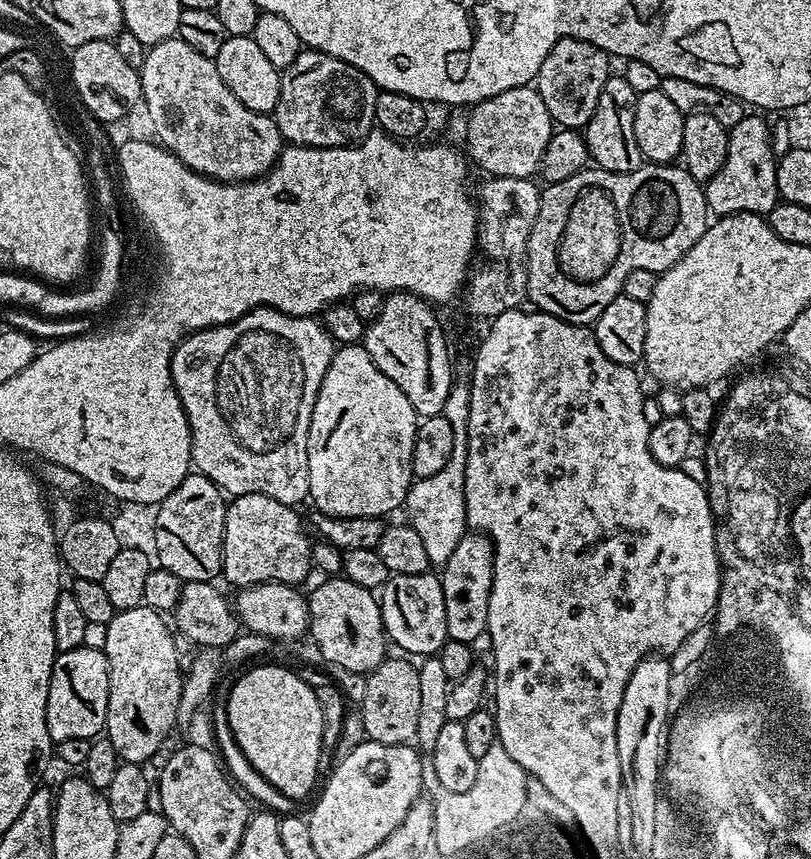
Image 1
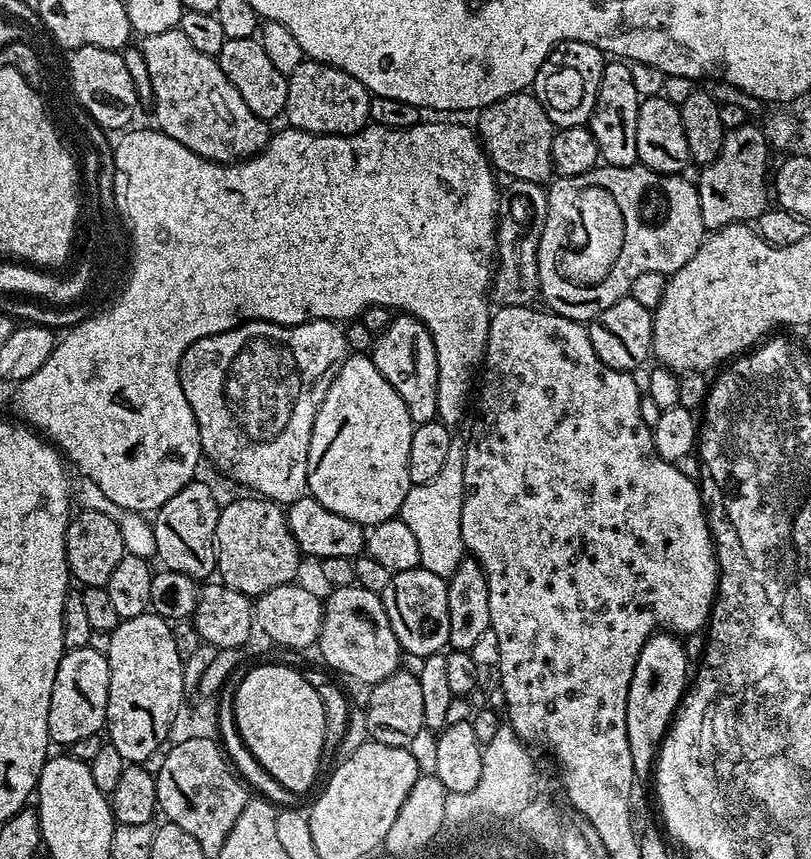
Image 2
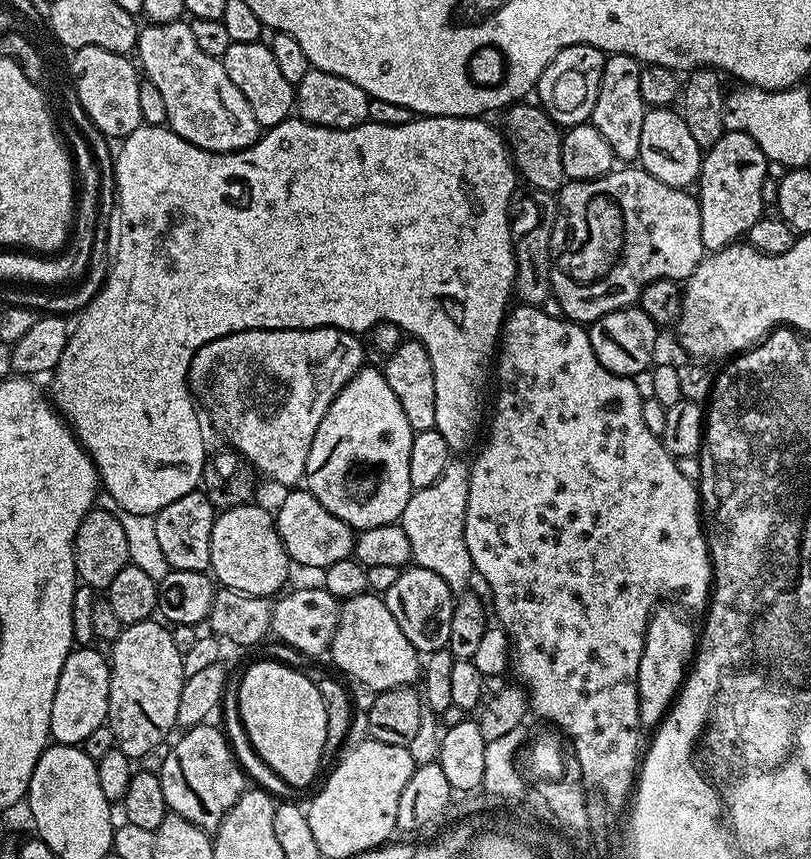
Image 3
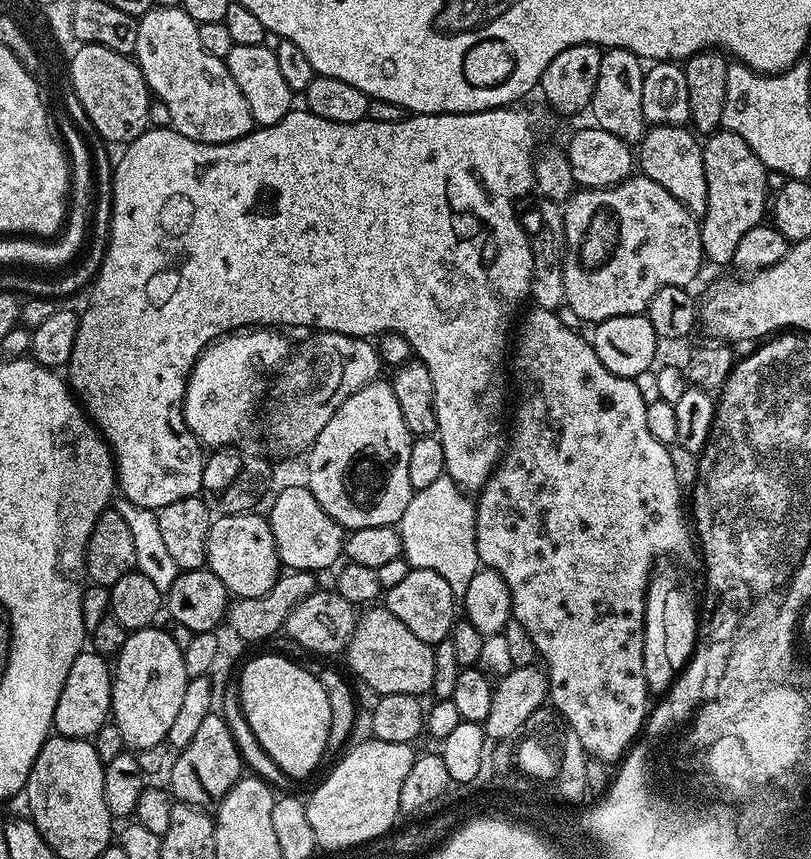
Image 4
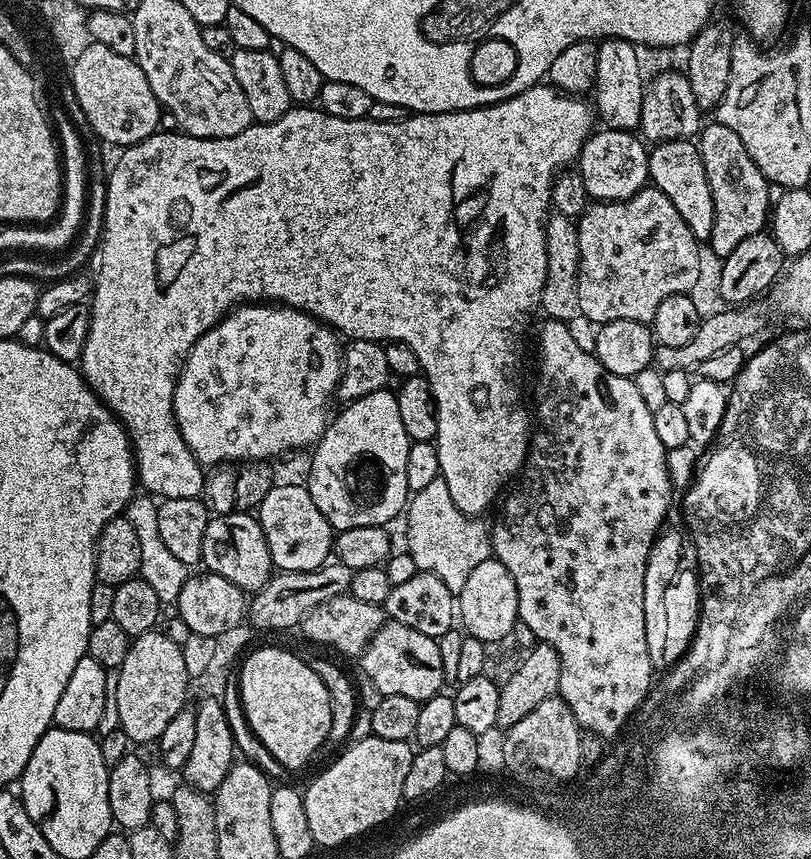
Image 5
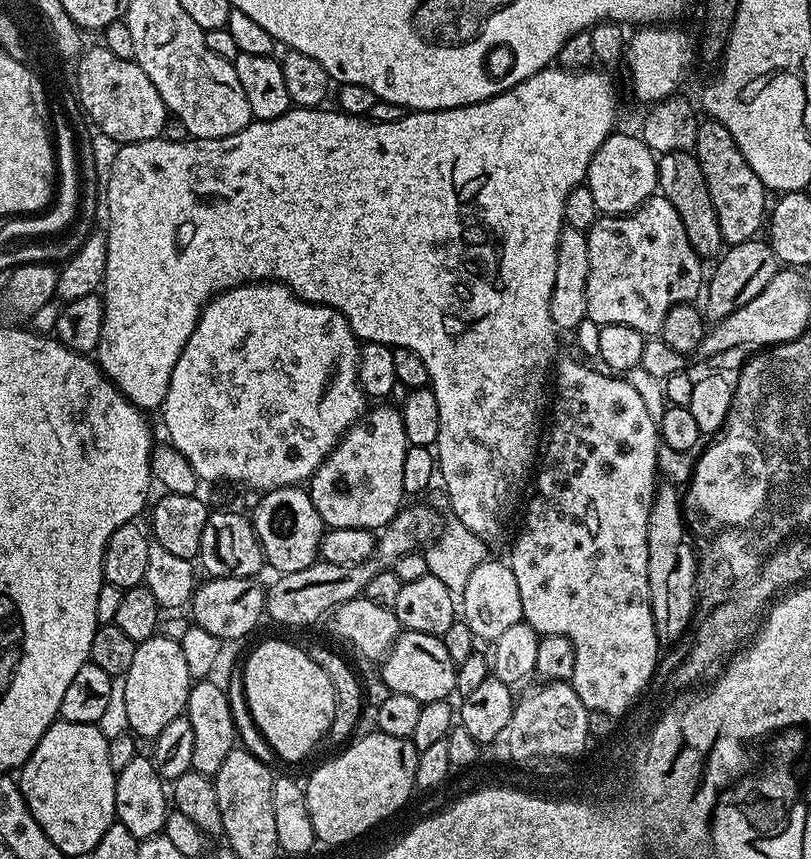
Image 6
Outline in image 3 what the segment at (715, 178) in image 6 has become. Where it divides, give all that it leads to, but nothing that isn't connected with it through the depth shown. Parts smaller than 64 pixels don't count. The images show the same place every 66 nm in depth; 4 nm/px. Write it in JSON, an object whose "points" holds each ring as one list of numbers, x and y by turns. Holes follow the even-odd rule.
{"points":[[727,130,714,142,714,146,703,153,700,161,700,178,698,181,698,199,700,202,700,217,702,218,702,242,708,252,716,252,727,244,735,244,741,238,747,237,750,226,765,215,764,184,768,180,767,166,769,160,764,157,758,142,750,138,750,134,729,132]]}

